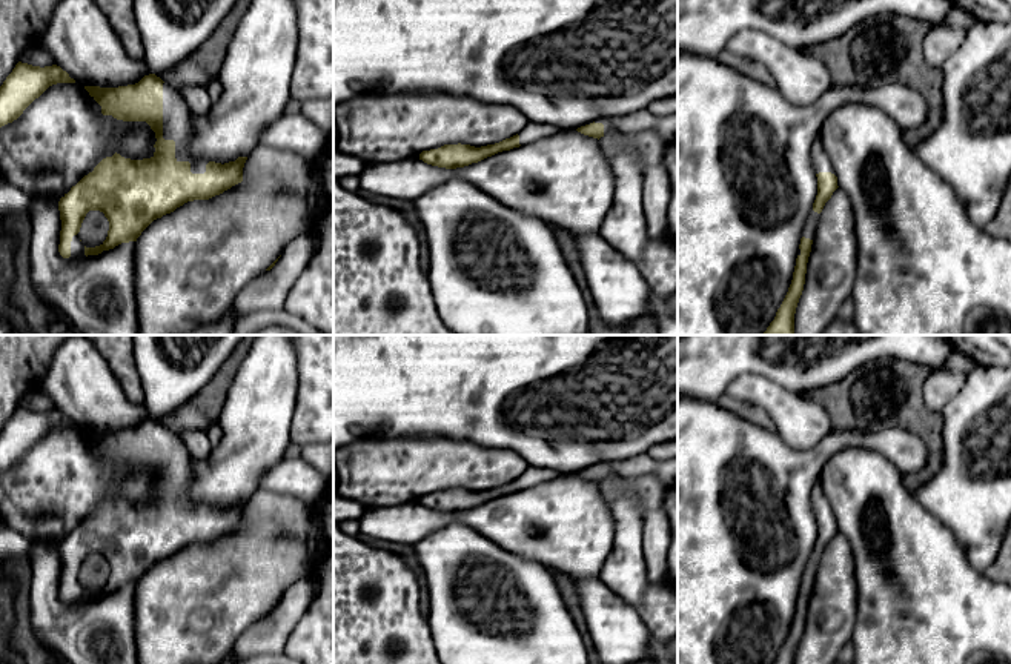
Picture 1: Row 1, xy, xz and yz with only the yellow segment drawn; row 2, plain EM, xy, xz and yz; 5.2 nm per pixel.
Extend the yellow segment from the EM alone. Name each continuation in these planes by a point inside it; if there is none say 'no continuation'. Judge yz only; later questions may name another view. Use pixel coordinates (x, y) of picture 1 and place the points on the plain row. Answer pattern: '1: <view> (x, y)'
1: yz (819, 503)
2: yz (808, 574)

